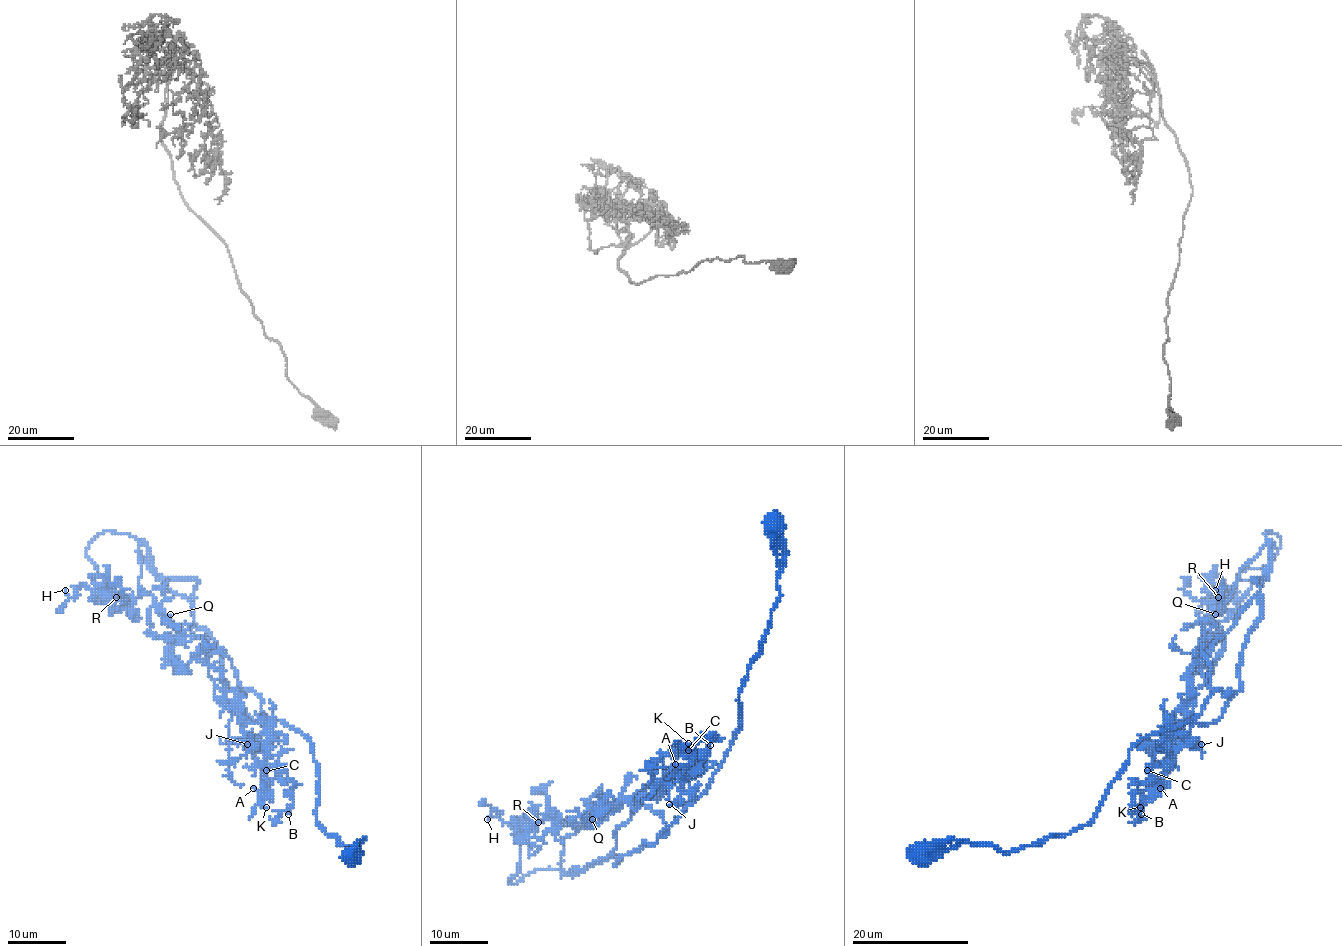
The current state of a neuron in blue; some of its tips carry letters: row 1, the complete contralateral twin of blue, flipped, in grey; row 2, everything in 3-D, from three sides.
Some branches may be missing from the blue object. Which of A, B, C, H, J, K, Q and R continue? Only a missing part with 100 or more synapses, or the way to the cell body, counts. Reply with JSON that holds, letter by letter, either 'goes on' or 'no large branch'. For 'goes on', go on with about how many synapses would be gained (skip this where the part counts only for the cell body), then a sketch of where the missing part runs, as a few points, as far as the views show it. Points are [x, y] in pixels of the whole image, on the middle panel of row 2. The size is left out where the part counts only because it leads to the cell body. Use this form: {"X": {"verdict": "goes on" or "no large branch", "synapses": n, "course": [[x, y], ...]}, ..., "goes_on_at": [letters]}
{"A": {"verdict": "no large branch"}, "B": {"verdict": "no large branch"}, "C": {"verdict": "no large branch"}, "H": {"verdict": "no large branch"}, "J": {"verdict": "no large branch"}, "K": {"verdict": "no large branch"}, "Q": {"verdict": "no large branch"}, "R": {"verdict": "no large branch"}, "goes_on_at": []}

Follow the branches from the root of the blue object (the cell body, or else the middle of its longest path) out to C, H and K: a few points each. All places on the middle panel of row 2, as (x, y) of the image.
C: (772, 524), (780, 599), (722, 765), (653, 844), (585, 867), (615, 848), (639, 796), (699, 766), (688, 750)
H: (772, 524), (780, 599), (709, 787), (615, 864), (516, 883), (521, 844), (538, 847), (497, 810), (487, 819)
K: (772, 524), (780, 599), (722, 765), (653, 844), (585, 867), (615, 848), (639, 796), (699, 766), (688, 743)

